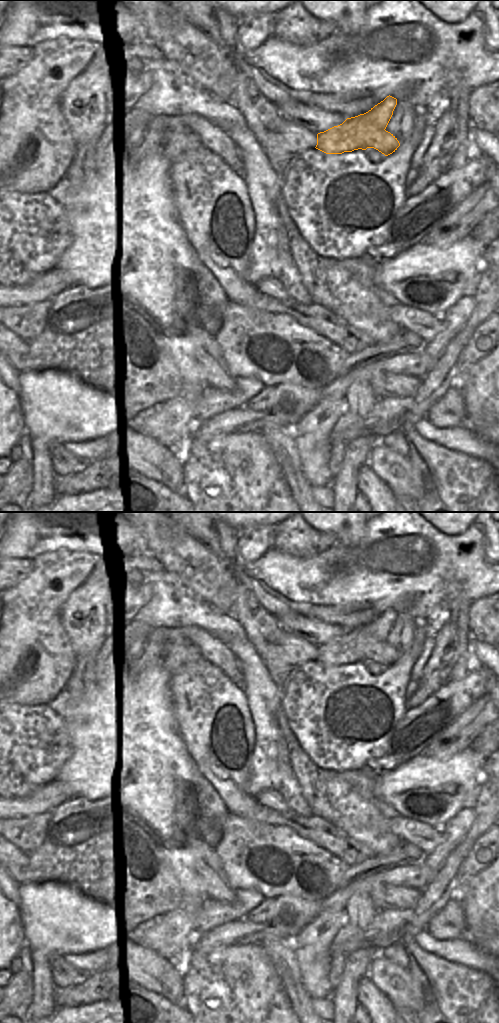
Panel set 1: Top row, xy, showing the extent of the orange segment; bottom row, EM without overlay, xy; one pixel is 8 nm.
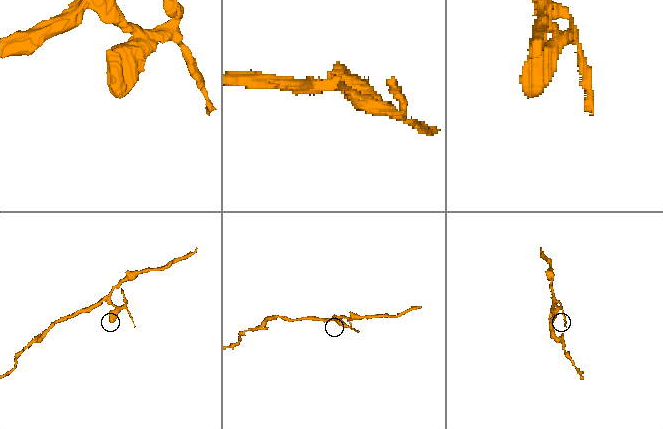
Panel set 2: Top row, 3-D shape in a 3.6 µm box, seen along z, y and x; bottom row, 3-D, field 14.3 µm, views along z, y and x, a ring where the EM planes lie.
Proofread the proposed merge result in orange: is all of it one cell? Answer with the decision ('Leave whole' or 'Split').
Split

